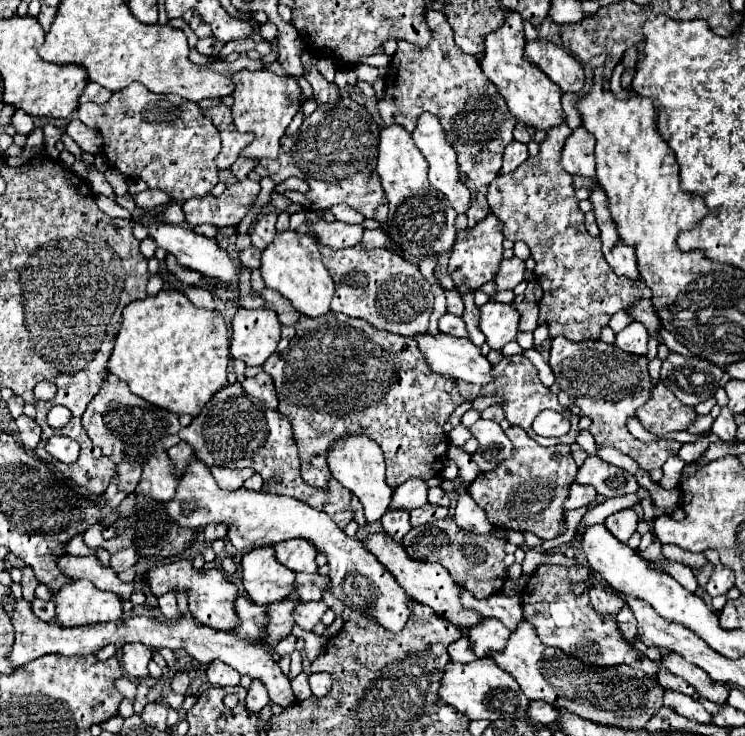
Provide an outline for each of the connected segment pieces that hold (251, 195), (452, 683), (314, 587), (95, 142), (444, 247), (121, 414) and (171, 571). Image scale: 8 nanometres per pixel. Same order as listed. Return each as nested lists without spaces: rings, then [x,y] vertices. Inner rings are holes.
[[[245,178],[241,182],[235,182],[233,186],[227,186],[225,192],[217,198],[211,194],[189,198],[189,202],[183,204],[187,224],[211,224],[215,228],[237,226],[253,206],[257,194],[259,182]]]
[[[491,658],[475,660],[469,664],[449,662],[445,666],[441,686],[439,686],[439,698],[443,704],[453,706],[457,712],[465,714],[469,720],[501,720],[501,718],[513,718],[513,720],[525,720],[527,718],[527,706],[529,698],[521,694],[521,688],[517,688],[517,682],[513,682],[513,676],[495,666]]]
[[[297,574],[295,590],[305,602],[319,602],[323,594],[329,590],[329,576],[321,574]]]
[[[71,120],[69,126],[65,128],[65,132],[83,148],[83,152],[89,152],[89,154],[99,154],[101,152],[101,144],[103,144],[103,138],[97,130],[85,126],[81,120]]]
[[[391,124],[381,130],[377,174],[389,200],[389,222],[385,224],[385,232],[401,248],[401,254],[405,258],[423,258],[427,254],[447,252],[457,236],[453,226],[457,212],[445,194],[431,188],[427,180],[427,162],[403,126]]]
[[[109,374],[101,386],[101,390],[93,396],[89,402],[89,408],[83,414],[83,428],[87,430],[91,442],[103,450],[103,454],[115,464],[117,476],[113,478],[111,486],[105,490],[105,502],[107,508],[117,508],[123,498],[135,492],[135,486],[141,478],[143,462],[149,458],[149,454],[163,452],[179,442],[179,418],[177,414],[169,414],[167,410],[161,410],[143,398],[135,396],[125,382],[121,382],[117,376]],[[133,408],[139,408],[143,412],[141,424],[137,428],[127,426],[127,412]]]
[[[177,560],[177,562],[153,568],[147,574],[147,578],[151,584],[151,592],[155,596],[167,594],[171,590],[187,592],[189,610],[193,618],[197,618],[197,622],[209,628],[215,628],[215,630],[223,630],[223,632],[233,632],[239,626],[239,618],[235,612],[235,600],[239,598],[239,592],[237,592],[237,586],[229,582],[221,570],[215,570],[215,568],[213,570],[193,570],[191,560]]]

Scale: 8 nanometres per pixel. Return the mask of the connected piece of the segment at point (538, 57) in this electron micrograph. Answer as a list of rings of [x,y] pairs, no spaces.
[[[537,38],[527,42],[525,60],[539,66],[563,92],[581,92],[585,86],[583,66],[561,46]]]

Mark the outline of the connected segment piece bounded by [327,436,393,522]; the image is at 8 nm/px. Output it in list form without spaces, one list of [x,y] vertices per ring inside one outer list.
[[[363,436],[343,438],[341,442],[337,442],[337,446],[333,446],[333,450],[329,450],[327,462],[329,462],[333,478],[343,488],[347,488],[353,496],[359,498],[359,502],[365,510],[365,518],[369,522],[379,520],[385,514],[385,510],[391,502],[391,494],[393,494],[393,490],[385,482],[385,460],[383,460],[381,448],[373,440],[367,440]]]

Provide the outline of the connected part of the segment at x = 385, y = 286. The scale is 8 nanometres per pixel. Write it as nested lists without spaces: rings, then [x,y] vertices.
[[[319,244],[319,250],[325,268],[337,278],[331,300],[333,312],[361,318],[379,330],[405,338],[427,332],[429,316],[433,312],[433,292],[431,284],[421,276],[417,264],[389,250],[365,250],[361,244],[341,250],[331,250],[329,246]]]

